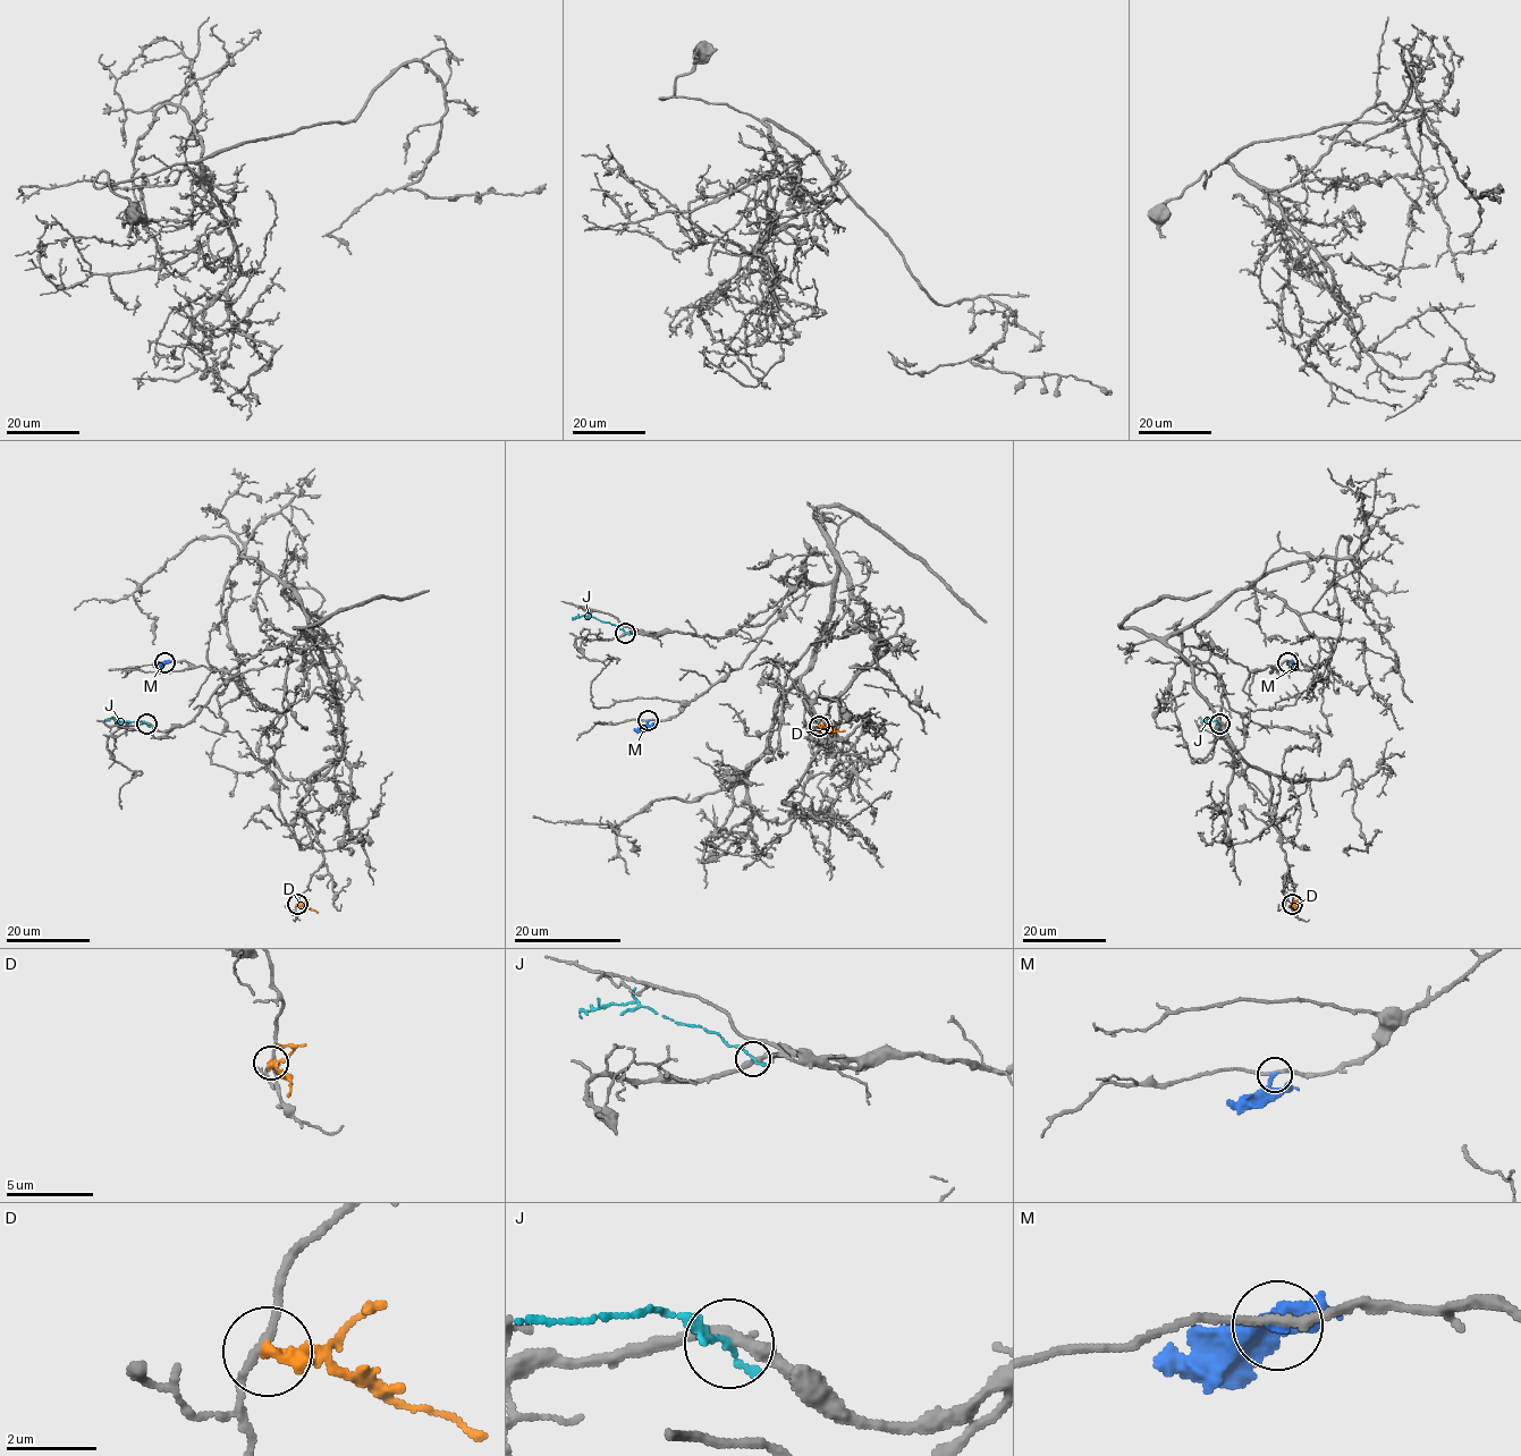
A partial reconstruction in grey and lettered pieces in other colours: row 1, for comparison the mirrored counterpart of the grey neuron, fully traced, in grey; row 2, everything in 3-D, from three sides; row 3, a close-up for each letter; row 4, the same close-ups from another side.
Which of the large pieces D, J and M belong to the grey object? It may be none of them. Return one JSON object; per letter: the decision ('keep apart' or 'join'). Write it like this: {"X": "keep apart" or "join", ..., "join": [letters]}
{"D": "keep apart", "J": "keep apart", "M": "keep apart", "join": []}

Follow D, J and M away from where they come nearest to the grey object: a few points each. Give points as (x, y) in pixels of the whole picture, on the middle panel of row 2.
D: (819, 725), (834, 731), (844, 730)
J: (625, 633), (589, 616), (572, 617)
M: (648, 721), (633, 730)

